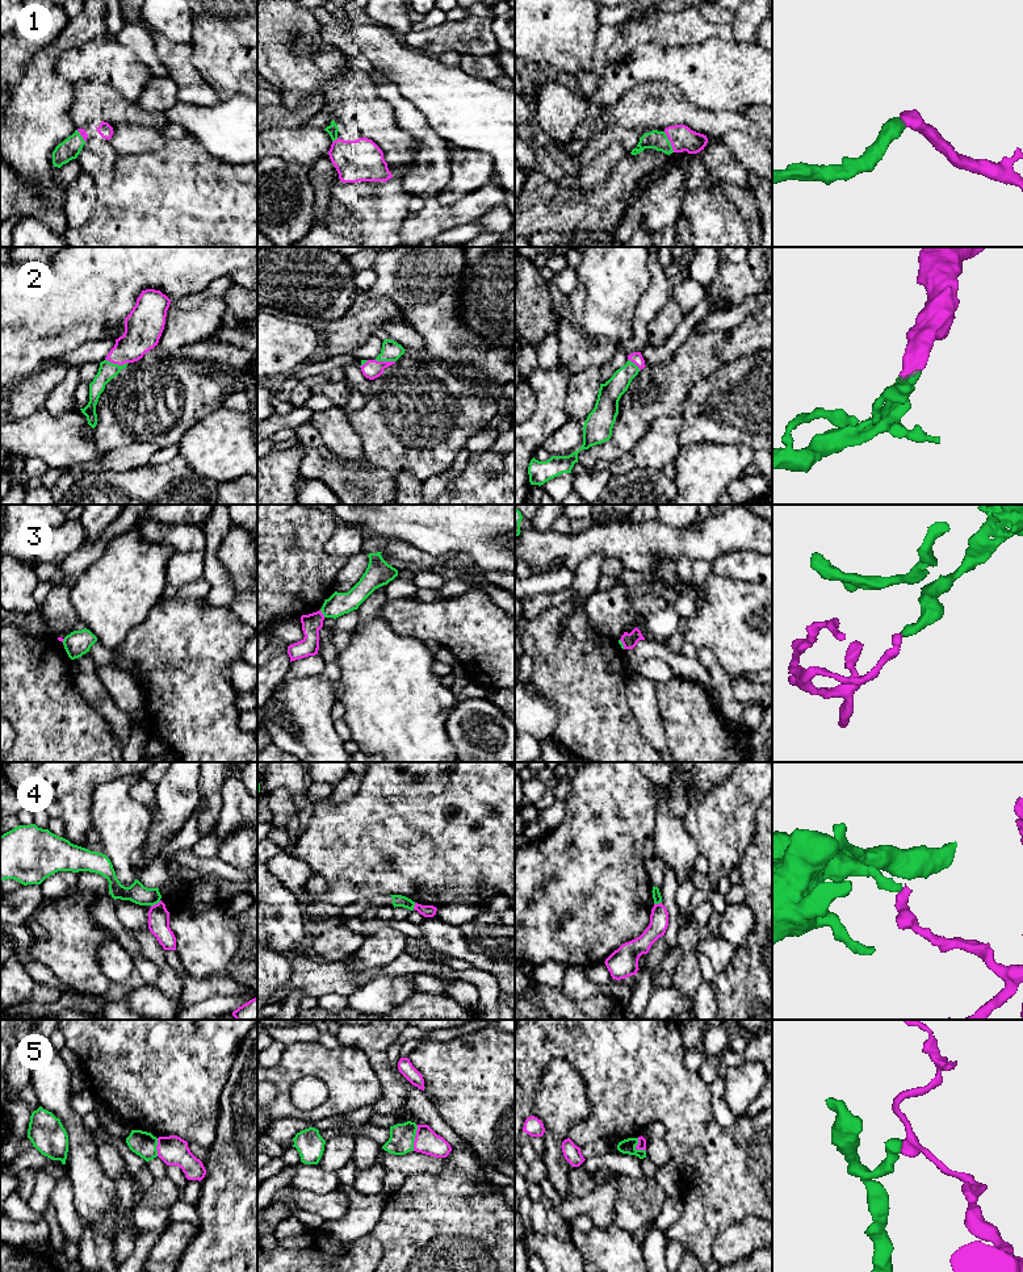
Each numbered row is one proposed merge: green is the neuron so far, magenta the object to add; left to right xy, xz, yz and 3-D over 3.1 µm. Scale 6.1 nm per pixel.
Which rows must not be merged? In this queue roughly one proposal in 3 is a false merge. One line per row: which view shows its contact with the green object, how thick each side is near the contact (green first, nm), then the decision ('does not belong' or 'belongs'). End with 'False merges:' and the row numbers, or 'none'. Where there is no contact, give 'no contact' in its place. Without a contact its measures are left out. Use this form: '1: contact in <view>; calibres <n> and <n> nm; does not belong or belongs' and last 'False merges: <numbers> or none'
1: contact in yz; calibres 110 and 150 nm; belongs
2: contact in xy; calibres 110 and 220 nm; belongs
3: contact in xz; calibres 140 and 120 nm; does not belong
4: contact in xy; calibres 120 and 130 nm; does not belong
5: contact in xz; calibres 160 and 150 nm; does not belong
False merges: 3, 4, 5

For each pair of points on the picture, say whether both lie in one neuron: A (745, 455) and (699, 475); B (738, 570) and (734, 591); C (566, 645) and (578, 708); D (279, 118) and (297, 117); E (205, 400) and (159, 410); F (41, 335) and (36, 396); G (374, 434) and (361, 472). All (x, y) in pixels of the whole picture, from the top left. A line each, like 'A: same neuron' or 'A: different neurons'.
A: same neuron
B: different neurons
C: same neuron
D: same neuron
E: same neuron
F: different neurons
G: different neurons

